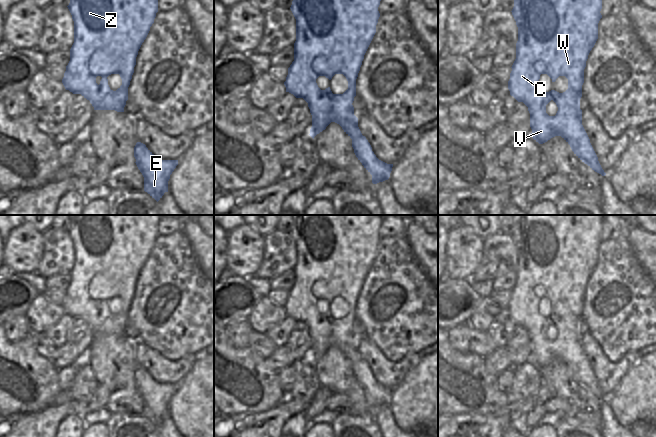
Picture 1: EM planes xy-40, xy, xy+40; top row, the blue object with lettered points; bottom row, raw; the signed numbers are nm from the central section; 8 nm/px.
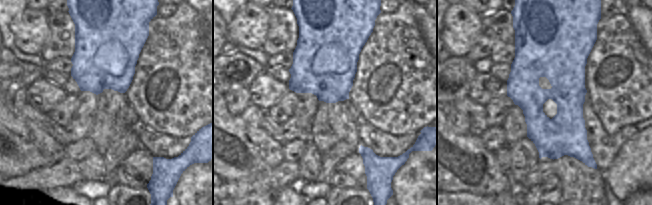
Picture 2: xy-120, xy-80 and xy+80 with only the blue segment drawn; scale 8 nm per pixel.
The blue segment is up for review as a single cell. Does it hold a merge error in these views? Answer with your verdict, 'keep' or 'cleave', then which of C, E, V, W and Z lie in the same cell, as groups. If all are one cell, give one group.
keep | C E V W Z

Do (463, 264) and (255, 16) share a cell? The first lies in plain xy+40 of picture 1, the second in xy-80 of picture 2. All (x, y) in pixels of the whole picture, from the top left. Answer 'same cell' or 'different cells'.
same cell

